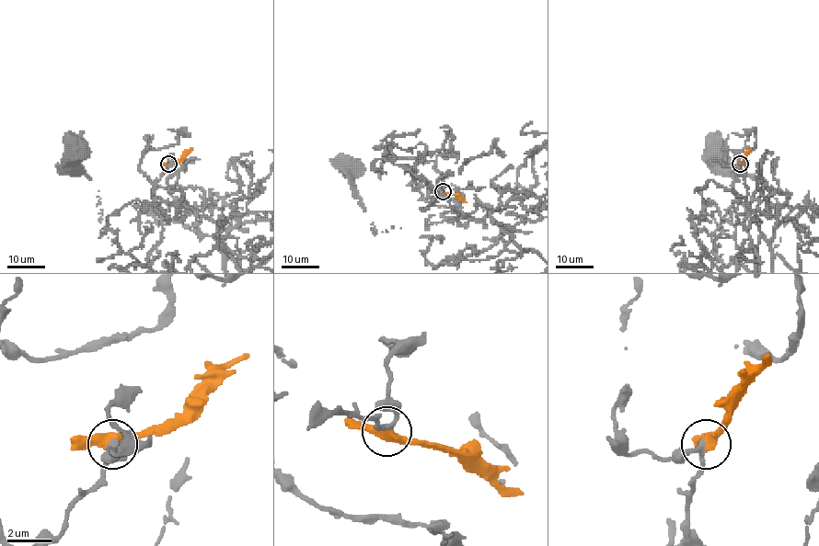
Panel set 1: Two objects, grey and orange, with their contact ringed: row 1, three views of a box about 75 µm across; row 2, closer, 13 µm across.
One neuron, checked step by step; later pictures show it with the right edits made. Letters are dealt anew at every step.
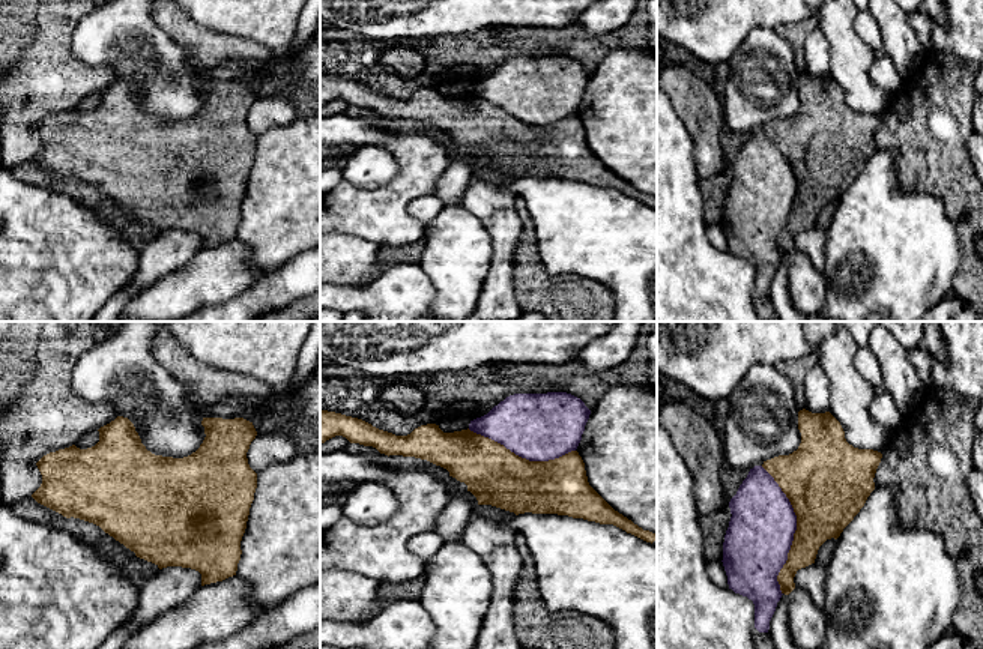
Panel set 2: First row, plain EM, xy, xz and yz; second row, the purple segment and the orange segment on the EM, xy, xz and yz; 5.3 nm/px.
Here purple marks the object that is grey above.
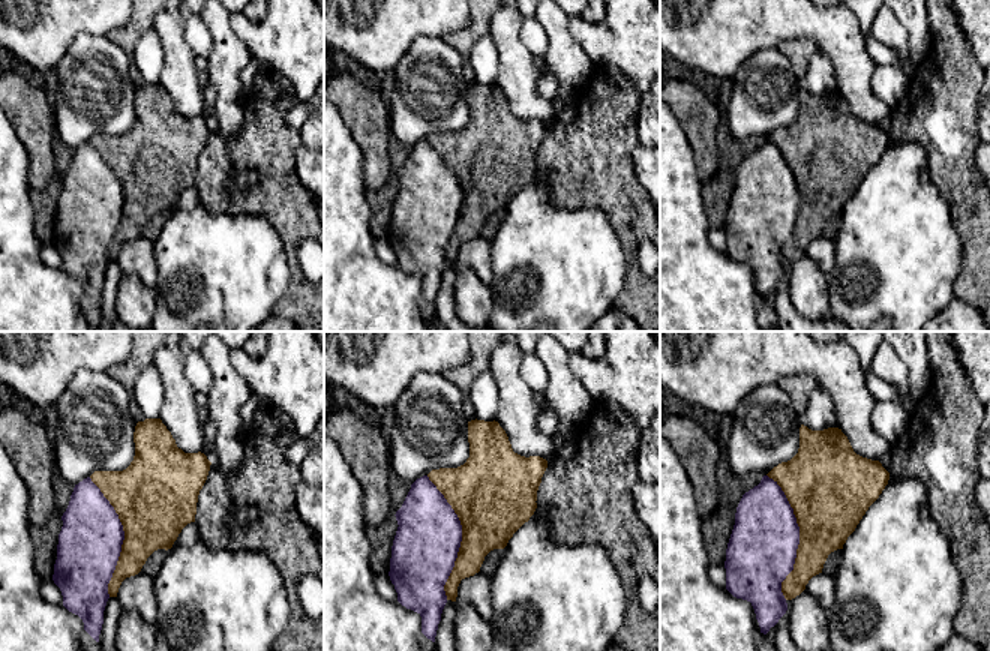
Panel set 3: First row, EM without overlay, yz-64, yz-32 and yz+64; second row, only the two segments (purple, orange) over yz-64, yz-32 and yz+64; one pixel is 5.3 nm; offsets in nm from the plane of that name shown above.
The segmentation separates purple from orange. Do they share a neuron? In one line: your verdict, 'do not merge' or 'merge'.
do not merge

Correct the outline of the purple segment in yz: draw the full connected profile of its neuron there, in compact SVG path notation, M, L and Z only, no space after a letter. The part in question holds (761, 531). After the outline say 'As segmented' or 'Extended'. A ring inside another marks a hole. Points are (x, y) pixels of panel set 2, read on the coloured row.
M762 467L750 469L729 502L730 521L723 542L723 566L729 589L755 604L755 628L768 632L782 598L777 575L788 560L797 515L774 478Z. As segmented

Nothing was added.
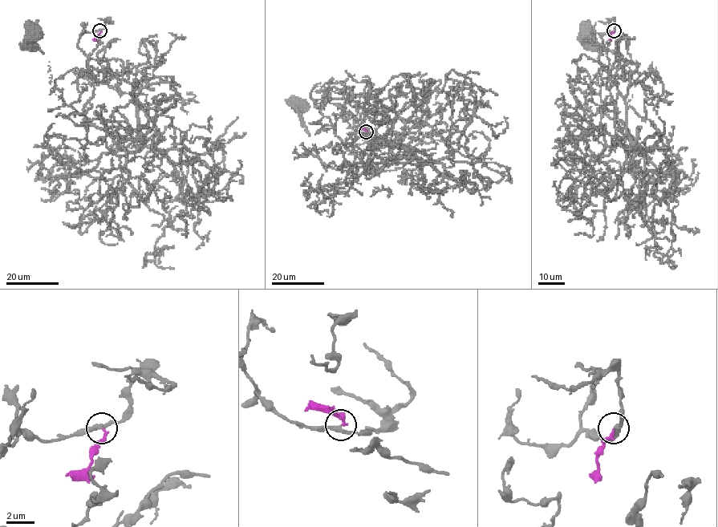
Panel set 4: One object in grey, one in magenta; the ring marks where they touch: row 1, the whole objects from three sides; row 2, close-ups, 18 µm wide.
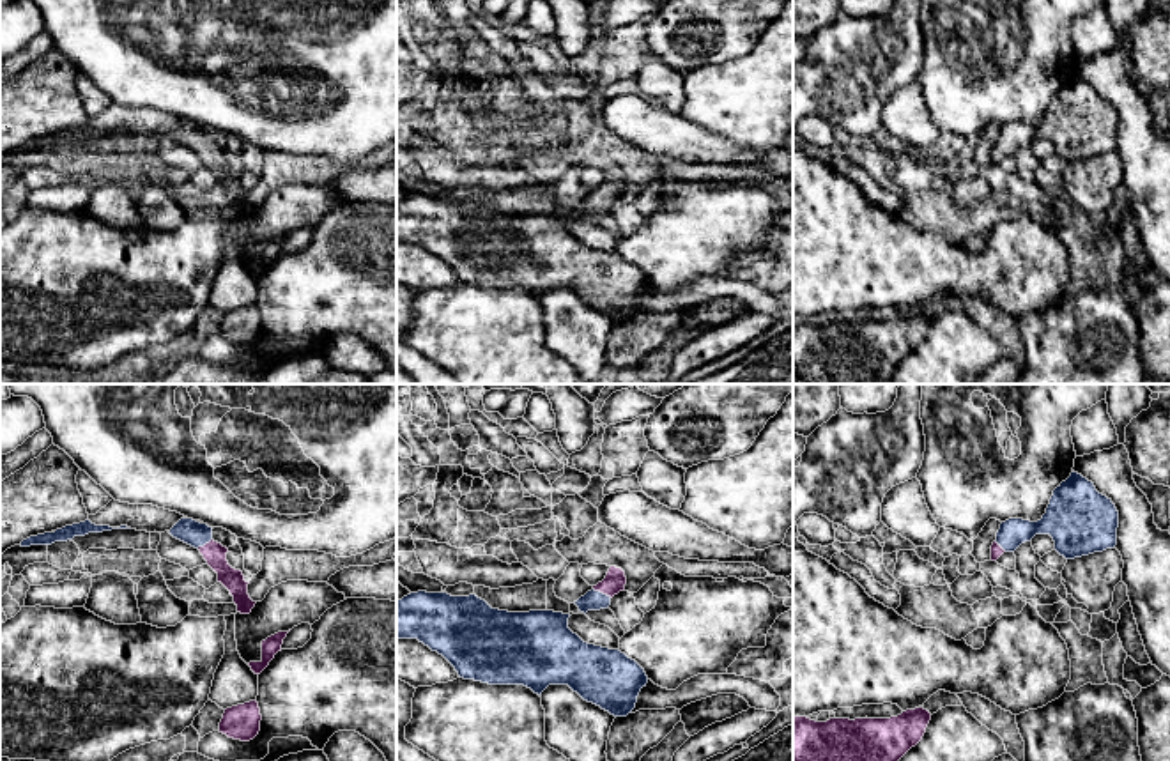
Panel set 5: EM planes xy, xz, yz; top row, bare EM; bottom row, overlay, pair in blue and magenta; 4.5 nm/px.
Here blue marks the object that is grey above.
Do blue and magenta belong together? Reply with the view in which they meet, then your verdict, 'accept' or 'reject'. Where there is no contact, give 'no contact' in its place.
contact in xz; accept

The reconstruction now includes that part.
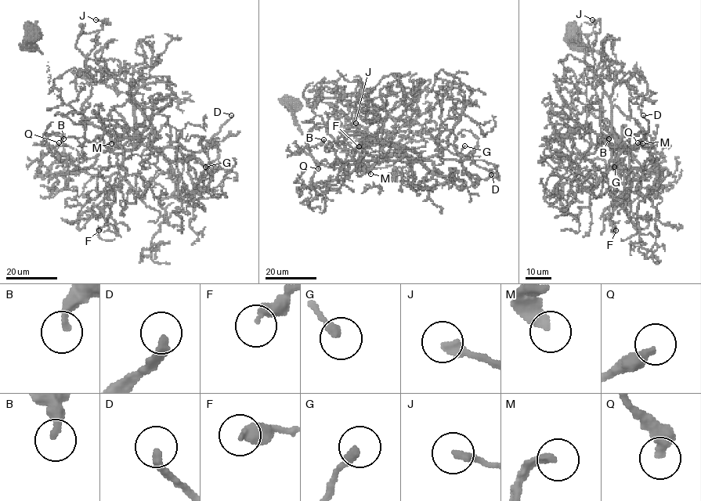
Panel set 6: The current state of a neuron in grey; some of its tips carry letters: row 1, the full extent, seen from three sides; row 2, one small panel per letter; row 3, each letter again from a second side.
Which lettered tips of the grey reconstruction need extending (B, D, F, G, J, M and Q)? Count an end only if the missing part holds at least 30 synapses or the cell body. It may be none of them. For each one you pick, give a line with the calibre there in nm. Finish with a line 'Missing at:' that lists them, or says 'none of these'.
D: 280 nm thick
G: 320 nm thick
M: 320 nm thick
Missing at: D, G, M

